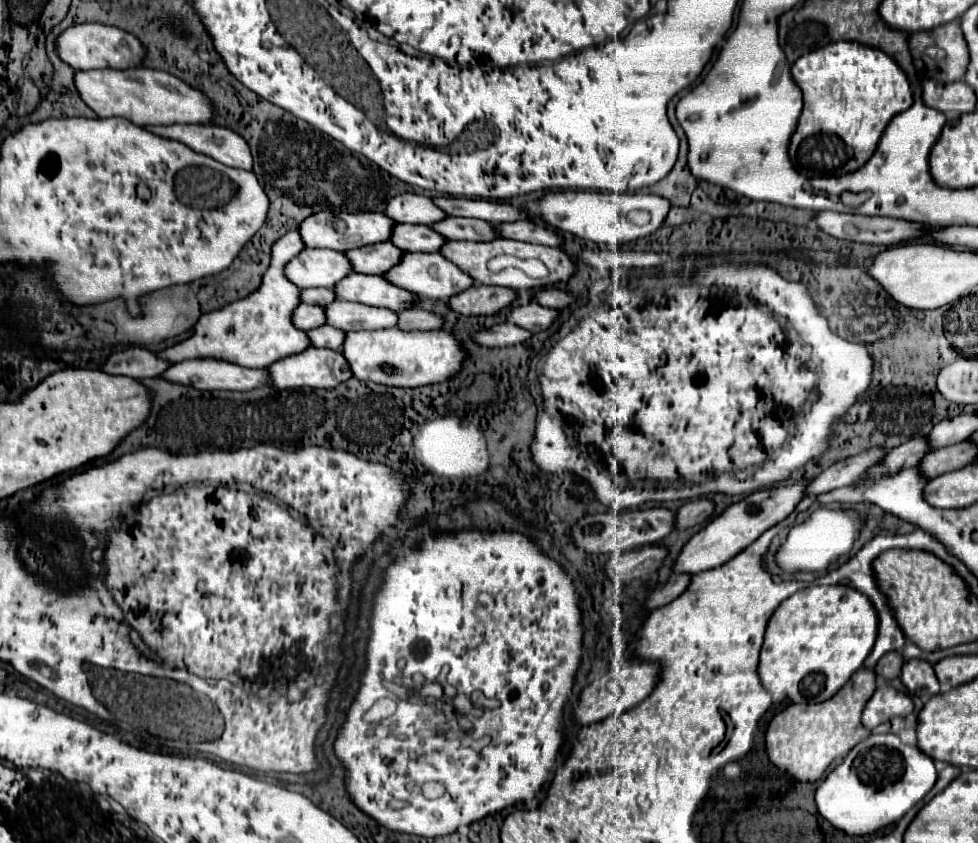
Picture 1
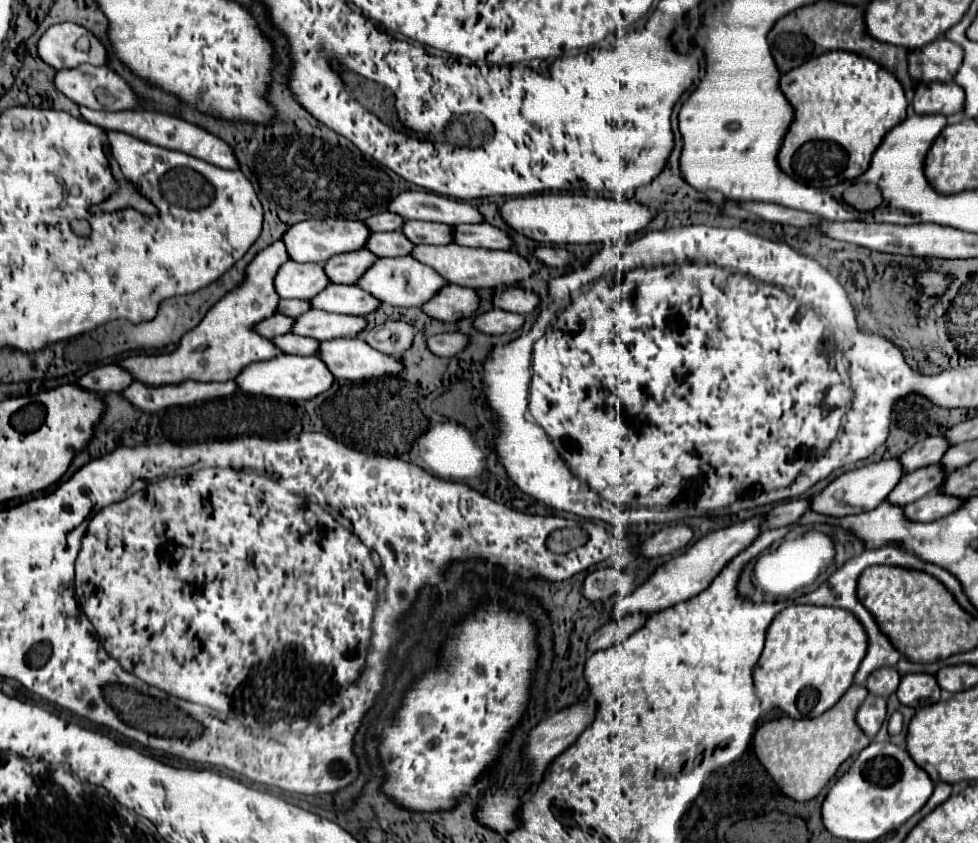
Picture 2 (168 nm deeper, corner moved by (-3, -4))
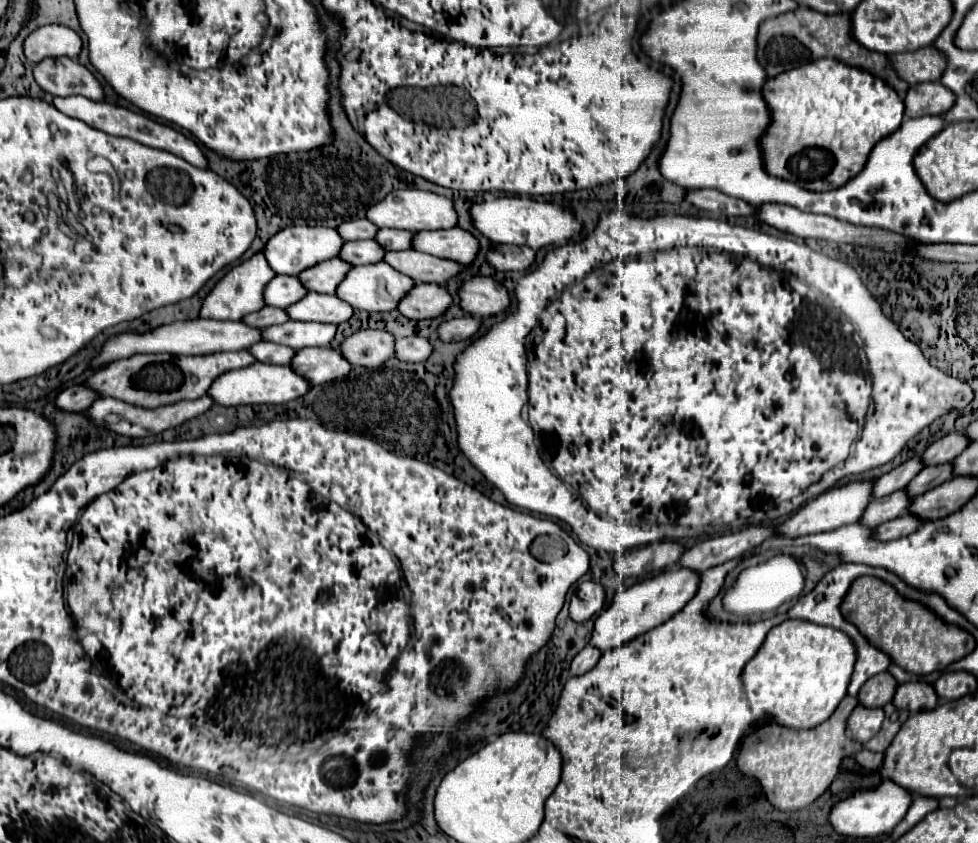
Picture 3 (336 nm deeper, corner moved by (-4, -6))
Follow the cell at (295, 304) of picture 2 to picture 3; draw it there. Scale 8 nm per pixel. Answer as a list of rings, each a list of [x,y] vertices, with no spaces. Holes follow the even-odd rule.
[[[262,307],[260,311],[254,311],[254,313],[248,313],[244,315],[242,323],[254,327],[254,329],[266,329],[270,325],[280,325],[280,323],[286,323],[288,321],[288,315],[284,309],[274,309],[274,307]]]

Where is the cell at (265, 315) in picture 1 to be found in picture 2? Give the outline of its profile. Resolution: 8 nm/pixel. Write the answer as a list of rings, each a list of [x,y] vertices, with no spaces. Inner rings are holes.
[[[275,241],[271,247],[257,253],[245,273],[243,285],[225,295],[215,307],[207,311],[203,321],[191,329],[173,353],[165,355],[131,355],[121,365],[133,373],[137,381],[147,385],[181,383],[183,379],[195,381],[229,381],[235,379],[247,365],[267,361],[283,351],[269,339],[255,331],[257,323],[277,313],[279,295],[275,293],[275,275],[279,267],[289,259],[283,241]]]

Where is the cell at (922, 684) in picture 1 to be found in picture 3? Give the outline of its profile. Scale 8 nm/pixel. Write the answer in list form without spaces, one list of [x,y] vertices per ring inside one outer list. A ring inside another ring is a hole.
[[[924,681],[898,685],[896,695],[892,699],[896,709],[910,711],[910,713],[930,711],[936,707],[936,701],[938,701],[938,697],[936,697],[934,687],[930,683],[924,683]]]

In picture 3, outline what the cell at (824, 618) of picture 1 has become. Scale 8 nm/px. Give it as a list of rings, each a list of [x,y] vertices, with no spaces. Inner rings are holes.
[[[790,619],[776,625],[766,635],[766,641],[758,649],[758,653],[744,665],[742,669],[744,697],[752,711],[772,715],[774,721],[782,727],[812,729],[822,721],[826,721],[834,713],[838,703],[844,699],[852,669],[854,669],[854,661],[856,661],[856,649],[852,641],[838,629],[800,621],[800,619]]]

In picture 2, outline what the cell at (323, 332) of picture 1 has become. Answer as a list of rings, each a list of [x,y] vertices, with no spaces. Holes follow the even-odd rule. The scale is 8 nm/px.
[[[295,333],[283,335],[273,341],[279,341],[279,347],[283,347],[283,353],[289,353],[289,355],[319,355],[319,347],[321,347],[319,339],[295,335]]]

